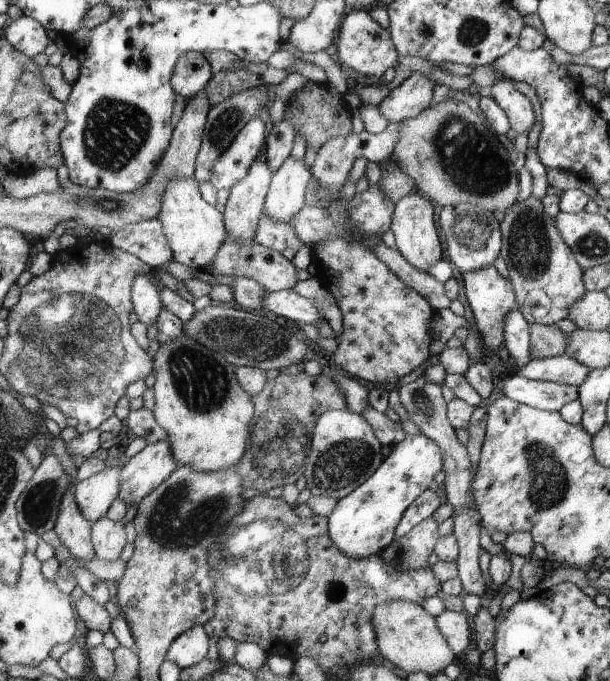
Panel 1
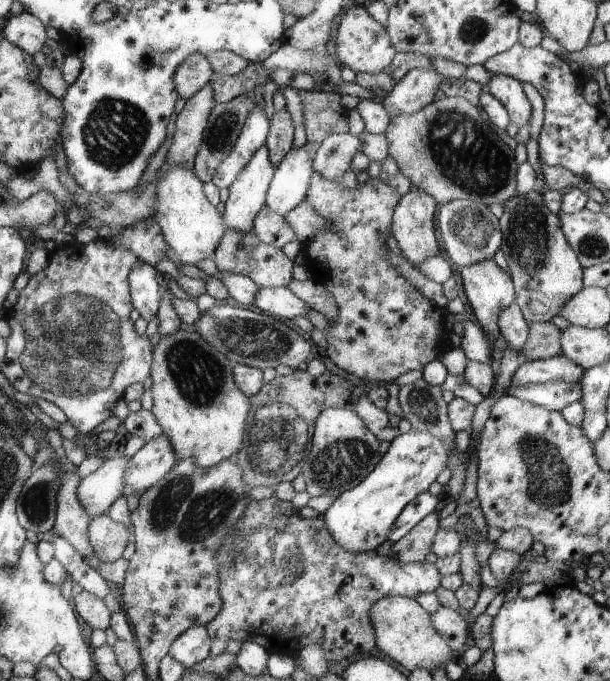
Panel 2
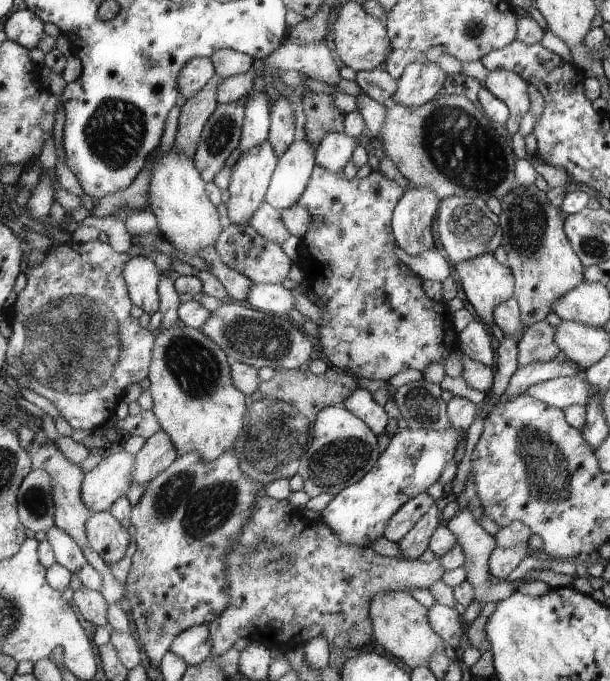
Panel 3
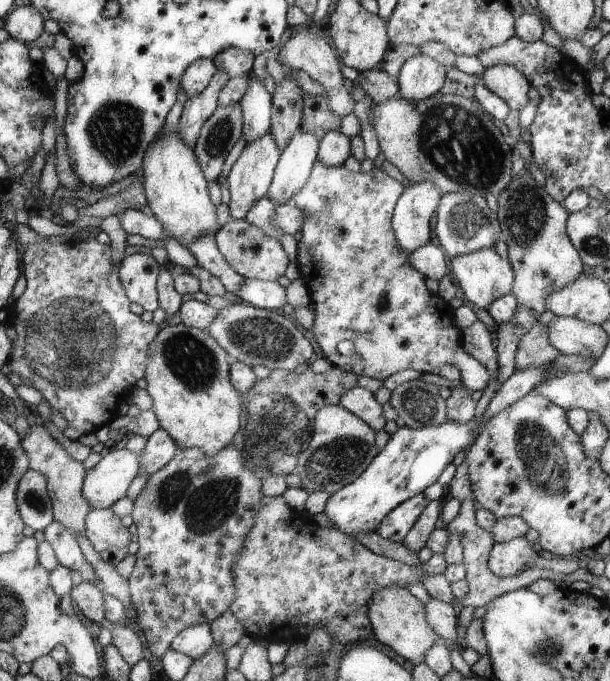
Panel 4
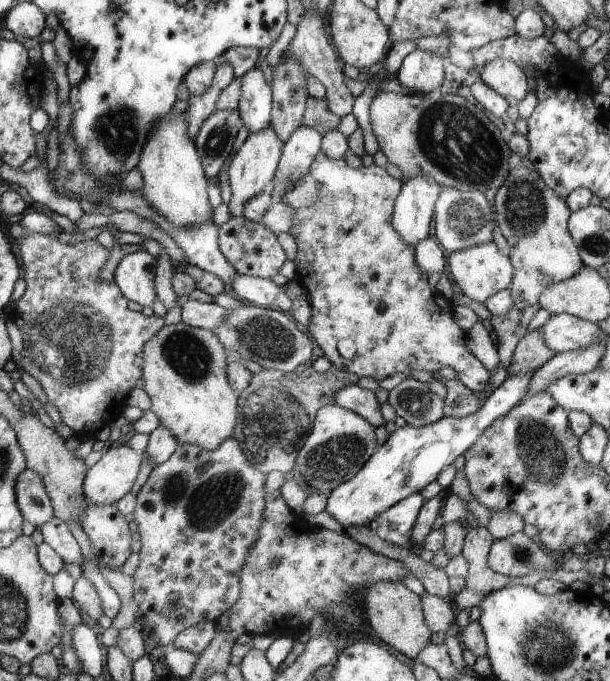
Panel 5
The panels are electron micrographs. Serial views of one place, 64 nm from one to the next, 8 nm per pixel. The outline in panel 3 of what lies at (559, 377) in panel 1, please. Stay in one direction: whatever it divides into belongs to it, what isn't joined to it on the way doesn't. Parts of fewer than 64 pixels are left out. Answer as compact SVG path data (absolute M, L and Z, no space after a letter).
M550 360L548 362L538 362L521 366L512 376L508 384L508 389L498 398L502 400L512 400L520 395L525 395L528 390L539 383L559 378L560 376L574 376L578 372L579 366L574 362L564 360Z

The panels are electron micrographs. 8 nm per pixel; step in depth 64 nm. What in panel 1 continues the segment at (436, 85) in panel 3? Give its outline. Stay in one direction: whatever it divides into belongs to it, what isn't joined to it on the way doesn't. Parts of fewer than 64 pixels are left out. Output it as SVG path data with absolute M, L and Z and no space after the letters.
M414 72L410 78L406 78L397 88L390 90L378 110L388 119L388 122L400 122L406 118L414 118L428 109L434 98L436 82L432 78L426 78L420 72Z

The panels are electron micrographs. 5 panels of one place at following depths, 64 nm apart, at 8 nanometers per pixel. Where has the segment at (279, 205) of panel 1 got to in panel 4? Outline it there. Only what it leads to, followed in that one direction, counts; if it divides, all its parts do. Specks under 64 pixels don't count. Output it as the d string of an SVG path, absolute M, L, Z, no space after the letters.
M298 131L282 151L267 197L276 205L285 205L302 190L317 160L319 138L306 131Z

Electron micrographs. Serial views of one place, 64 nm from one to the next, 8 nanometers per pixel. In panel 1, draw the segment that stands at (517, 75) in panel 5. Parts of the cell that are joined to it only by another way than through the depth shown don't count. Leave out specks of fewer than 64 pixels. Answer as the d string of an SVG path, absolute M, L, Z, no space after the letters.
M498 80L492 86L492 96L498 106L506 112L508 116L509 126L517 132L518 135L528 134L534 124L536 124L536 112L532 107L532 102L524 94L514 88L512 80Z

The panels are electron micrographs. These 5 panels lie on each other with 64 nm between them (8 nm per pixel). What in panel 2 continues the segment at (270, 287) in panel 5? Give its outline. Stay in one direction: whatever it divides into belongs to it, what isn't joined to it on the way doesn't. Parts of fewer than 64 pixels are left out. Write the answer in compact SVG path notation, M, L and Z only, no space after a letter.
M260 287L256 292L254 306L266 314L272 314L276 318L288 318L289 321L293 321L298 316L307 318L310 310L309 306L287 287Z

